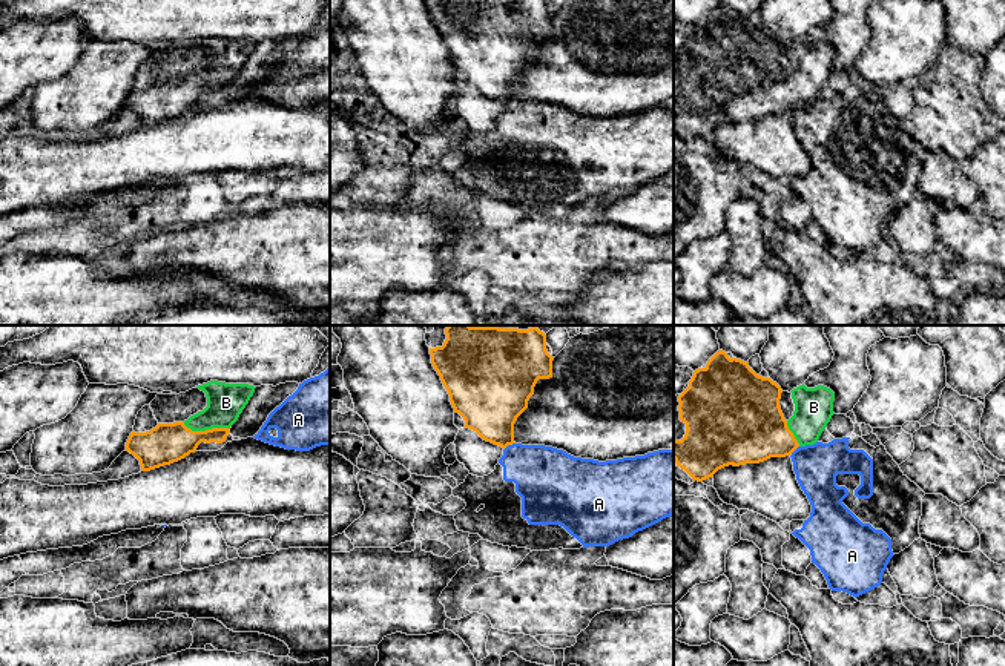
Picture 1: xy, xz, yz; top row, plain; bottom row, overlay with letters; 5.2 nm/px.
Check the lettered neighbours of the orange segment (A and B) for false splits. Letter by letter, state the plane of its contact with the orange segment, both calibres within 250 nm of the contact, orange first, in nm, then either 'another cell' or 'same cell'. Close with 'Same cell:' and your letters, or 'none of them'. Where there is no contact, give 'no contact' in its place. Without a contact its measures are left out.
A: xz | 340/320 nm | another cell
B: xy | 200/190 nm | same cell
Same cell: B

